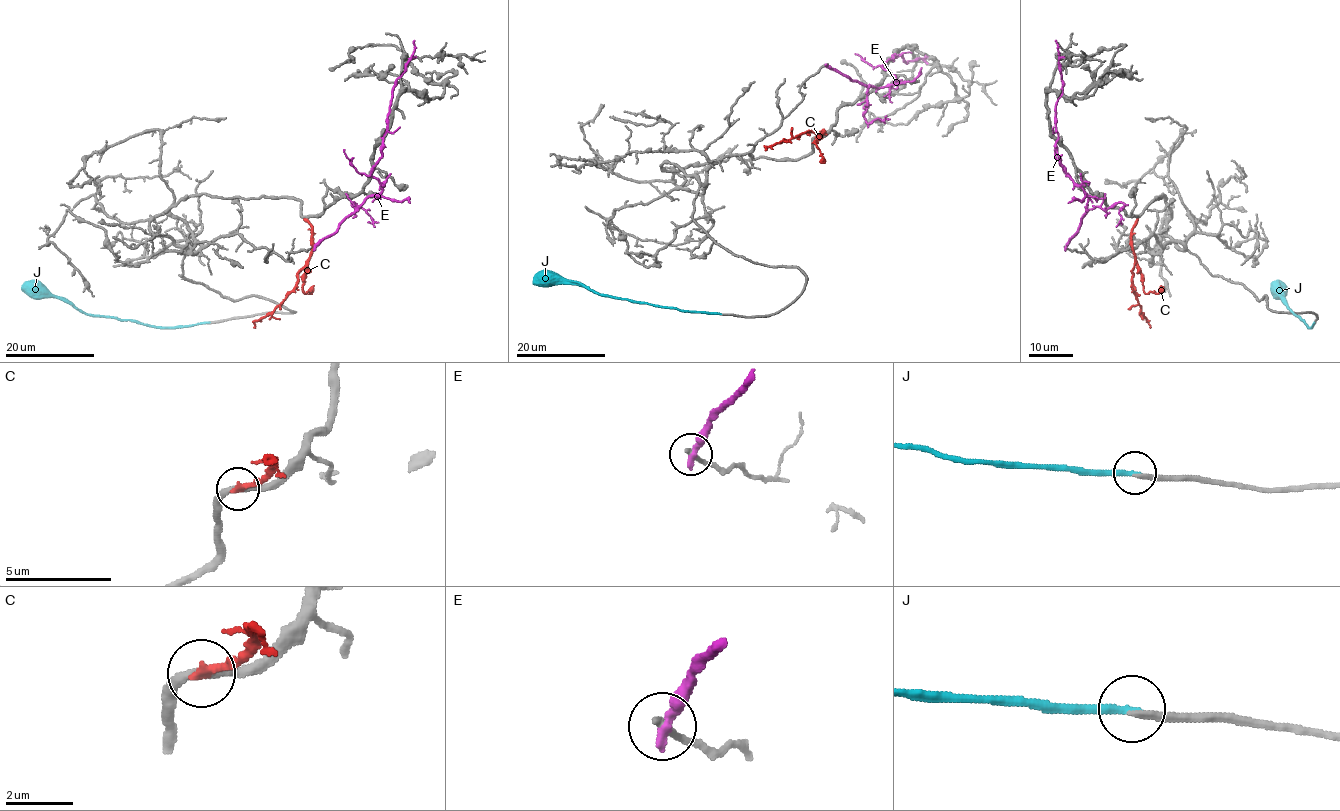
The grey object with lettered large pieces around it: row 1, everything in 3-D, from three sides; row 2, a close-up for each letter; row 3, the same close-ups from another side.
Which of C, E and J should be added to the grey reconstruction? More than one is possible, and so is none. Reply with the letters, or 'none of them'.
J

